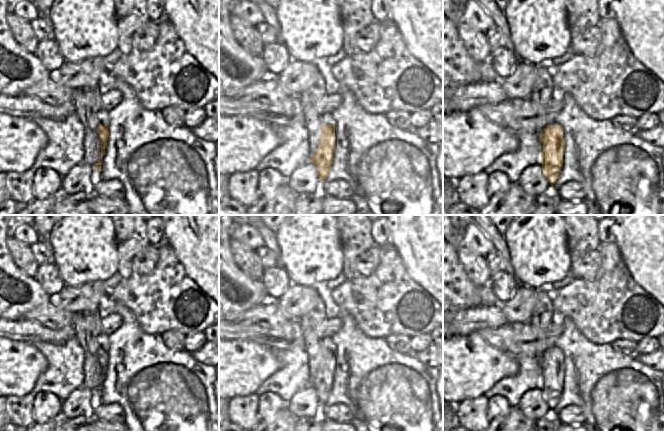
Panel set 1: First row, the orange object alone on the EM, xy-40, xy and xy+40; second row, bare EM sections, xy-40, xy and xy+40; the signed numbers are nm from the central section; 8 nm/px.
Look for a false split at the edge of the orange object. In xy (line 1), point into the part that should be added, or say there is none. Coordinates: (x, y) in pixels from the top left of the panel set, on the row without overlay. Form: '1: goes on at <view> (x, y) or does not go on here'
1: goes on at xy (327, 343)

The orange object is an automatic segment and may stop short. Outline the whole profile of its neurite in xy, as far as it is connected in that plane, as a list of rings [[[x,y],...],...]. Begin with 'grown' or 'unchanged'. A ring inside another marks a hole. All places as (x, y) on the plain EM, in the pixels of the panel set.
grown; [[[324,337],[321,339],[321,342],[324,347],[321,352],[321,366],[311,386],[315,388],[319,402],[325,405],[333,386],[335,346],[331,337]]]

